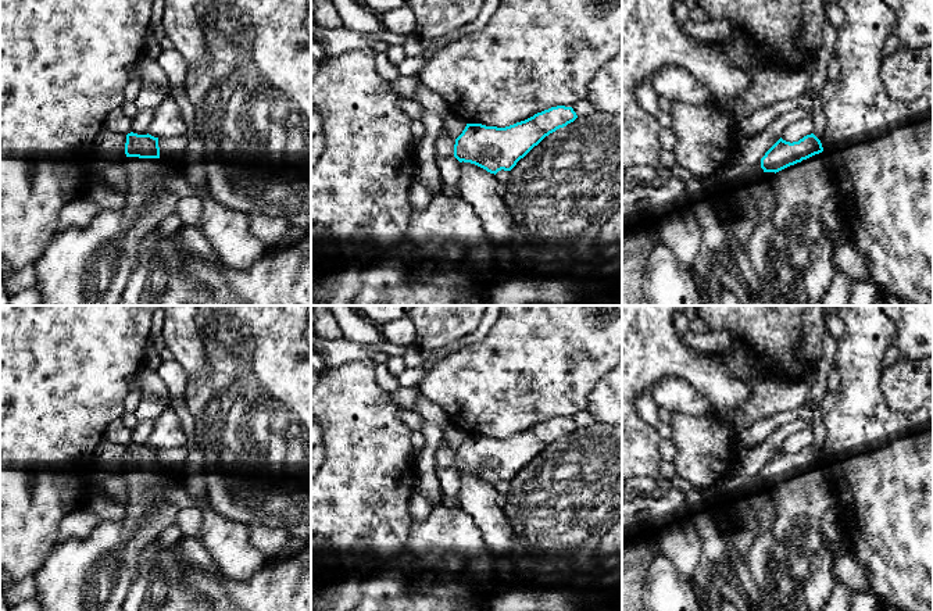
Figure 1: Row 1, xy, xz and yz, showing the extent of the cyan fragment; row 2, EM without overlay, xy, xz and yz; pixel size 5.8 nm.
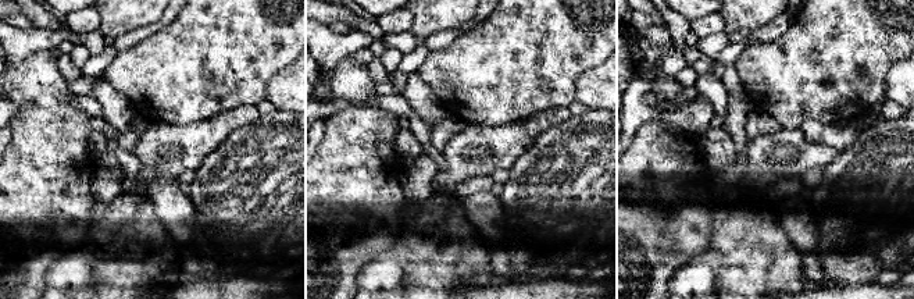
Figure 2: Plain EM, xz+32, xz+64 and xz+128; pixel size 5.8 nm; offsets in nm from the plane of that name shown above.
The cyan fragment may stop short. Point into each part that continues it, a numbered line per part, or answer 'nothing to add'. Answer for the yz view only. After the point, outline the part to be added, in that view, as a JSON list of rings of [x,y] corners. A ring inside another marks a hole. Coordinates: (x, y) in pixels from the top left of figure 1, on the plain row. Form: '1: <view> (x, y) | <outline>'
1: yz (800, 501) | [[[815,465],[768,489],[776,519],[768,533],[775,539],[769,560],[786,567],[802,589],[811,574],[811,558],[823,547],[821,524],[839,497],[826,465]]]

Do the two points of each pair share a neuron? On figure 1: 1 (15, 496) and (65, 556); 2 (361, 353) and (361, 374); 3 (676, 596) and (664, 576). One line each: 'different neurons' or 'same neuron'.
1: different neurons
2: different neurons
3: same neuron

